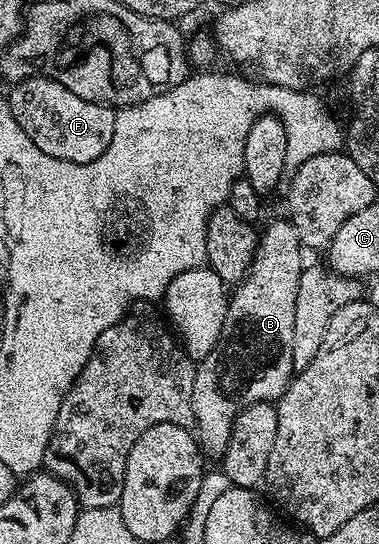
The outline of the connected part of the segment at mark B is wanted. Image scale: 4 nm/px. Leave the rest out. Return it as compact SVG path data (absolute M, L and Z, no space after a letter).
M273 220L266 226L265 232L263 228L249 273L230 295L227 318L223 322L219 342L215 342L213 349L200 357L195 374L195 390L191 390L191 410L195 410L197 444L201 447L202 456L210 461L220 461L225 455L227 442L231 442L233 423L239 413L252 404L280 400L285 387L295 375L291 346L295 339L295 294L299 294L299 278L303 271L301 252L303 245L292 220Z

